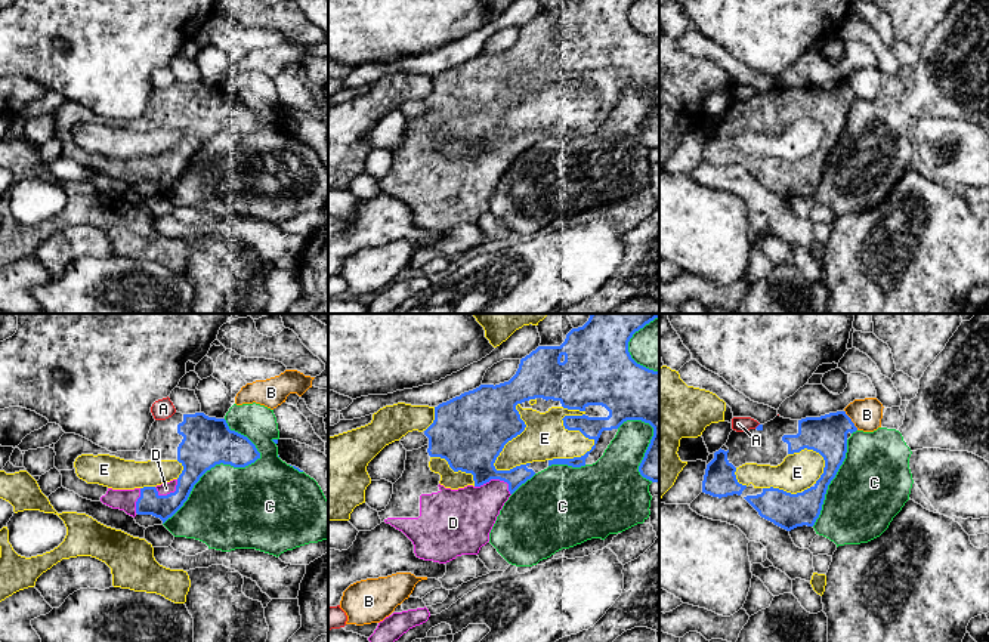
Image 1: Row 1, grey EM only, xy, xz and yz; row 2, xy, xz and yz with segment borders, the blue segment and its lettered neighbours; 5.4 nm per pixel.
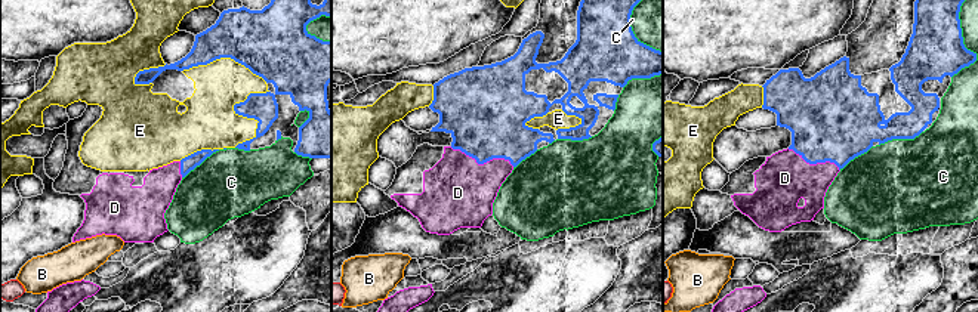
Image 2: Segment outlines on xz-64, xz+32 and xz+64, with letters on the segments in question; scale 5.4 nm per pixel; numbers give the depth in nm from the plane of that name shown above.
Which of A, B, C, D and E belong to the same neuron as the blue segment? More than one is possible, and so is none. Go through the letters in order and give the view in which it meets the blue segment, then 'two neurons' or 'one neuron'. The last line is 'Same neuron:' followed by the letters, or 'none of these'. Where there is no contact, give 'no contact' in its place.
A: yz | two neurons
B: yz | two neurons
C: xy | two neurons
D: xz | one neuron
E: xz | two neurons
Same neuron: D

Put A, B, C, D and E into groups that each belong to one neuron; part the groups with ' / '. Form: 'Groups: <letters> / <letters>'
Groups: A / B / C / D / E

